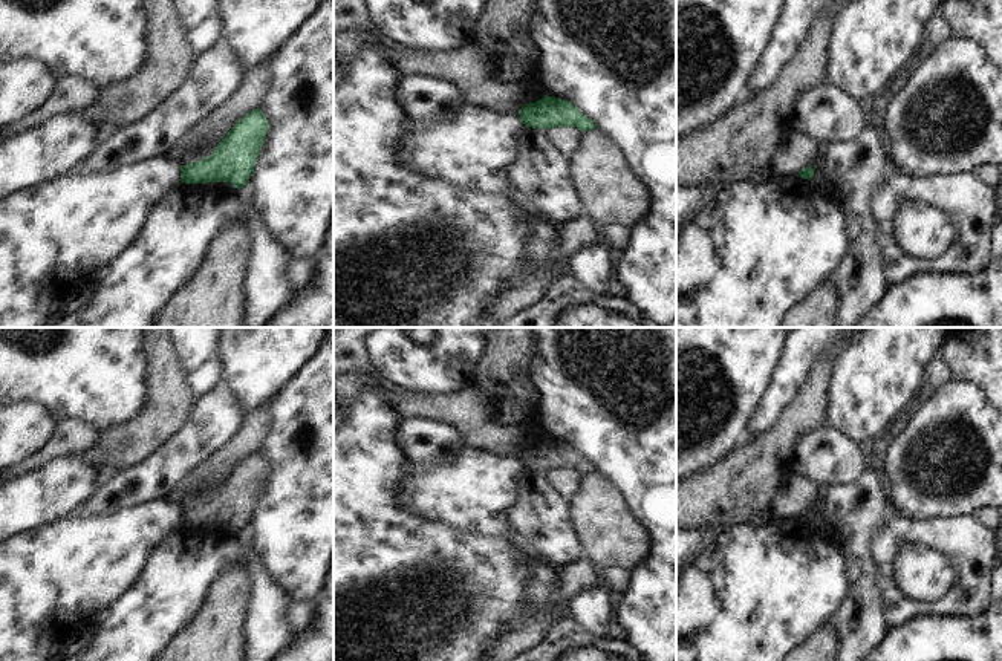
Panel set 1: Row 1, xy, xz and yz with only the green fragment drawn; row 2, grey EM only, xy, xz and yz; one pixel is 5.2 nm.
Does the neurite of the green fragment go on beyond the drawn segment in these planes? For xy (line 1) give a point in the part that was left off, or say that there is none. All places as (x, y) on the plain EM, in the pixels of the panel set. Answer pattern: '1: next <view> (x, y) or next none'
1: next none

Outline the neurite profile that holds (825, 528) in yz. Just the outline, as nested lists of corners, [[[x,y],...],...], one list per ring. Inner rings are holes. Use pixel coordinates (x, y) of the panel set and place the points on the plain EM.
[[[812,508],[814,511],[814,519],[812,519],[812,526],[828,540],[831,542],[834,546],[837,546],[840,549],[840,536],[837,532],[837,529],[825,520],[821,511]]]

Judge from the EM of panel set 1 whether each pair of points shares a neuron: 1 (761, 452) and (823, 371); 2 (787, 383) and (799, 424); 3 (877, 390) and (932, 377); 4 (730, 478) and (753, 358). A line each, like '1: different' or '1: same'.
1: same
2: different
3: different
4: different

